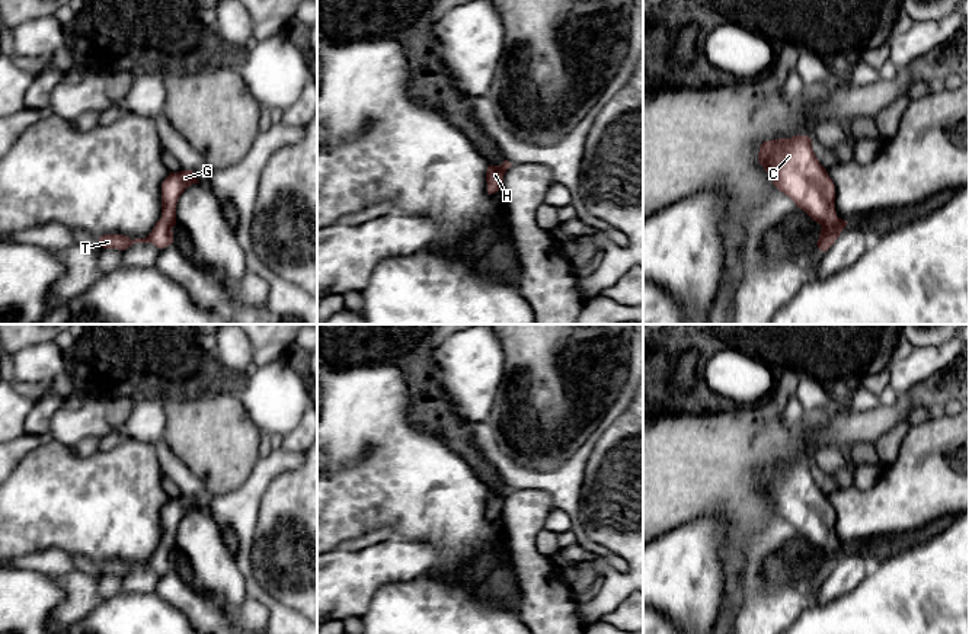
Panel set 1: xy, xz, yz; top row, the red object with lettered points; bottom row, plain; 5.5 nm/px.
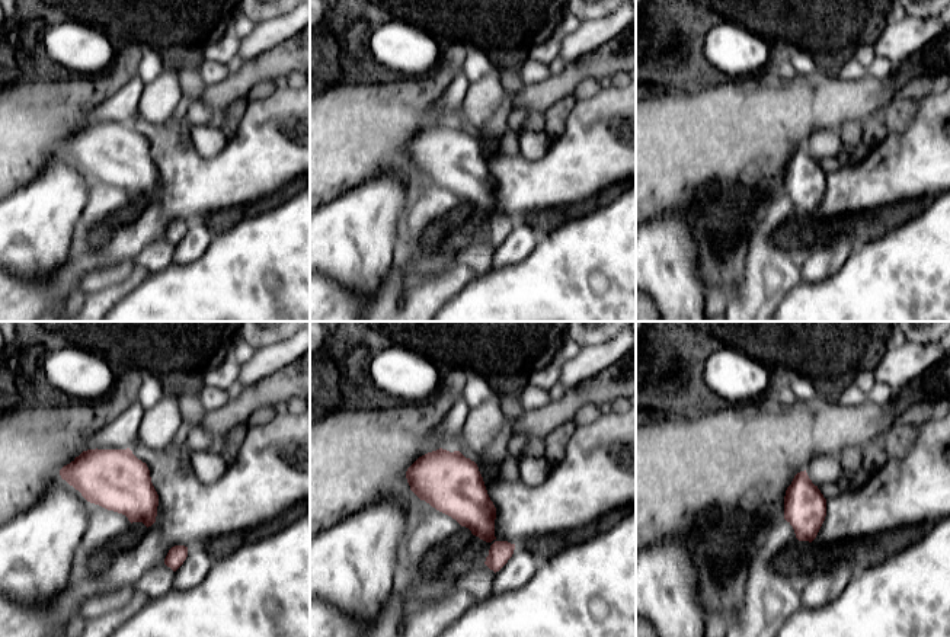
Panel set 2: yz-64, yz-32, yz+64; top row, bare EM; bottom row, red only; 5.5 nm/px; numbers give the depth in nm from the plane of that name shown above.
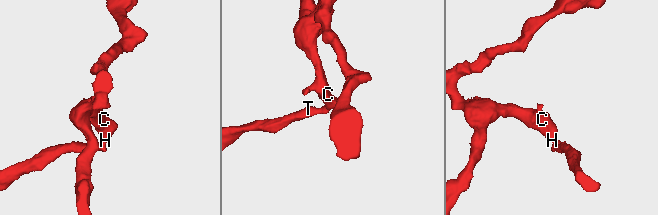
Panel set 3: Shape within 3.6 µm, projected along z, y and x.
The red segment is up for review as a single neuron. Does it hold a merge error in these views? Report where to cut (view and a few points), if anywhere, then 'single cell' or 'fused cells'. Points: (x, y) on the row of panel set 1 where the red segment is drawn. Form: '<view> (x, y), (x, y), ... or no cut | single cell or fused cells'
no cut | single cell

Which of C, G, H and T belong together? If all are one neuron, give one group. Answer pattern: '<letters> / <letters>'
C G H T

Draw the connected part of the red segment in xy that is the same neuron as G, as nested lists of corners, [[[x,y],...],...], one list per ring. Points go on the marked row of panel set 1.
[[[182,170],[170,174],[162,183],[162,218],[145,238],[131,240],[122,234],[105,234],[99,237],[103,249],[127,250],[134,243],[151,243],[157,249],[164,249],[173,243],[172,228],[176,225],[176,205],[180,195],[194,183],[199,180],[192,170]]]

